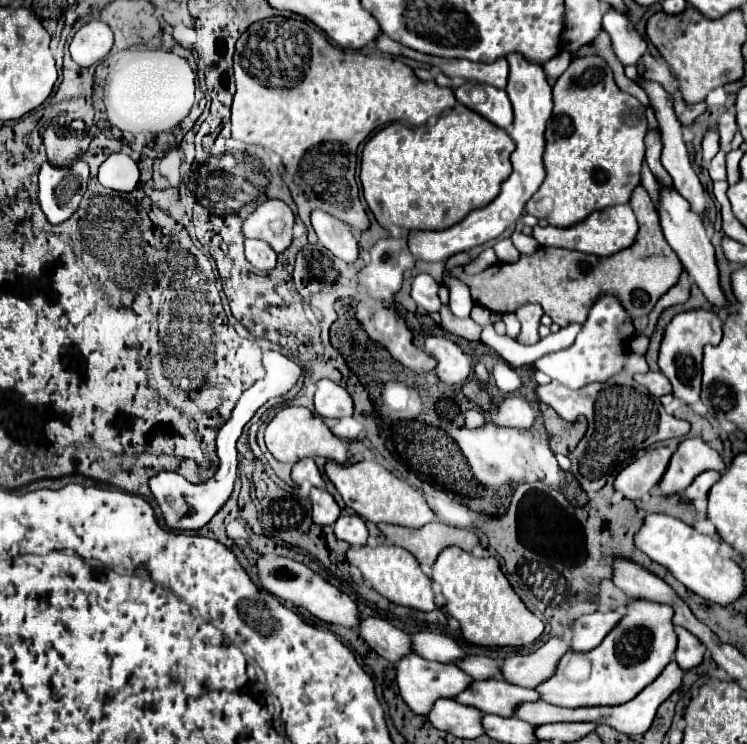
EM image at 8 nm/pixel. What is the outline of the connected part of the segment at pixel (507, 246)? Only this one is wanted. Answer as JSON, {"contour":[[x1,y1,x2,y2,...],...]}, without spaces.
{"contour":[[508,237,496,241,494,251,502,263,512,263,512,261,518,261,518,257,520,257,520,253,516,251,516,247,512,245,512,241]]}

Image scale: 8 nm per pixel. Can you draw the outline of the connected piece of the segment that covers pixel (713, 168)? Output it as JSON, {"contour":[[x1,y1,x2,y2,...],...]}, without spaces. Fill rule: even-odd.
{"contour":[[720,149,720,153,710,161,710,165,708,165,708,173,710,173,712,181,726,179,726,153,728,153,728,151]]}

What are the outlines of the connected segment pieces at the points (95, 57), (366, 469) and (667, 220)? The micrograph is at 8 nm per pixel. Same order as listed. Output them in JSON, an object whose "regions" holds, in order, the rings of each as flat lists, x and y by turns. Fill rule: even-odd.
{"regions":[[[90,21,70,41,70,55,80,67,102,61,112,49,112,29,102,21]],[[328,461,324,465,324,473,336,485,346,507,354,509,360,517,364,517,372,523,384,521,384,523,394,523,394,525,418,529,434,519,434,513,432,513,430,505,426,503,424,495,418,493,414,487,410,487,406,481,394,477,390,471,386,471,376,461,360,461,360,463,348,465,348,467]],[[660,185,660,209,658,209,658,215,660,215,660,223,662,223,662,231,664,231,664,237,668,241,668,245,676,251,676,255,680,257,688,277,700,287,700,291,704,293,704,297,720,311,728,311,730,303,726,301,726,295,720,287,720,277,718,277,718,265,716,265,716,253,714,253,714,247,706,235,706,229,702,225,702,219,692,213,688,201,676,193,674,187,664,187]]]}

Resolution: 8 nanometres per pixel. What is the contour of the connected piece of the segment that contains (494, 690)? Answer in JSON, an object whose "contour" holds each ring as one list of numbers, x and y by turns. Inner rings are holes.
{"contour":[[504,679,474,681,466,691,462,691,456,701,464,705,478,707,482,713,496,713,502,717,514,717,518,705,526,701,538,701,536,689,516,687]]}

